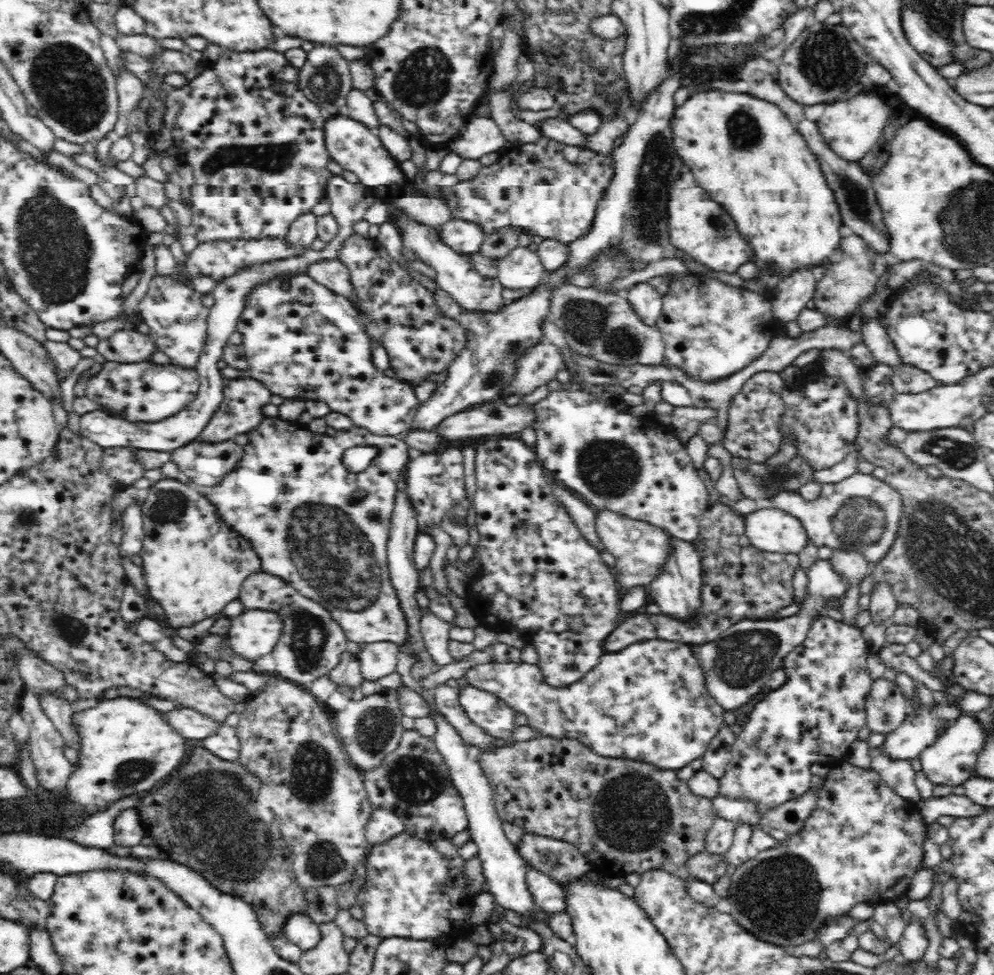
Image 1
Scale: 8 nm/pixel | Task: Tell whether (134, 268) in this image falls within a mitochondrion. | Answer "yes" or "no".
no

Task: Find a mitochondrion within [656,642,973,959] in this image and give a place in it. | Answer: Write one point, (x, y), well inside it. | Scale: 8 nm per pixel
(779, 897)

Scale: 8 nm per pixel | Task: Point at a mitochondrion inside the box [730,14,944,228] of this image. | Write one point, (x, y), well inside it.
(827, 60)

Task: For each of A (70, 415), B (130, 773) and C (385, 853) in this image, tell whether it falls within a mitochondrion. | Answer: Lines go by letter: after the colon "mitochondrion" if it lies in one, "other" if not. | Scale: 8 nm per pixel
A: other
B: mitochondrion
C: other

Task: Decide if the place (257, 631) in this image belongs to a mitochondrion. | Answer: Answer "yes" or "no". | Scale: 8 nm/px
no

